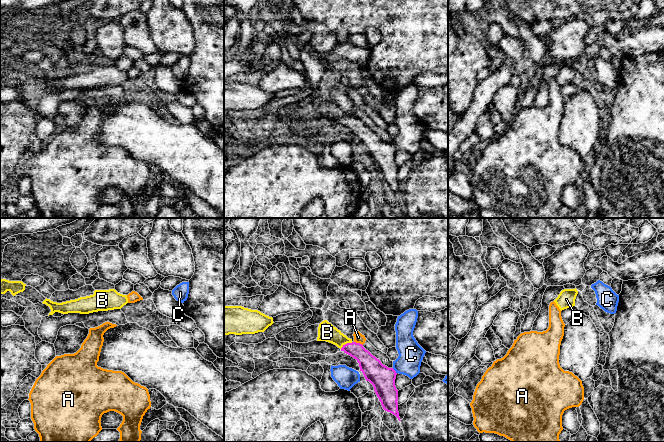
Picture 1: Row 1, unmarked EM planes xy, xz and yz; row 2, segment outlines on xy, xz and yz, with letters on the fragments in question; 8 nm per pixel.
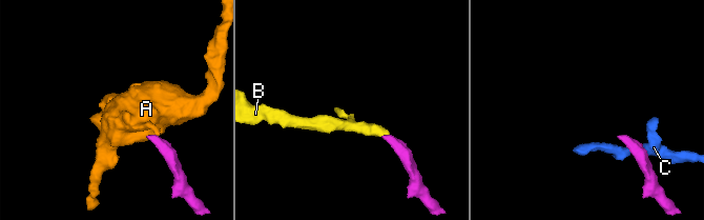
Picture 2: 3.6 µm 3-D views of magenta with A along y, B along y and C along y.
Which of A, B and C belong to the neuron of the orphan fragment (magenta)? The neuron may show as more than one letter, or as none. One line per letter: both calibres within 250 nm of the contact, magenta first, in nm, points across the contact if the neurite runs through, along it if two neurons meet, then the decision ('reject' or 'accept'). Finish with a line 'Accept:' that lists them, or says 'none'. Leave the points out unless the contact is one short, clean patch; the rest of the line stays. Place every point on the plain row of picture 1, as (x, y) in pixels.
A: 180 nm thick on the magenta side, 80 nm on the other; border along xz (354, 117), (362, 121); reject
B: 160 nm thick on the magenta side, 150 nm on the other; runs through xz (369, 141), (347, 119), (327, 108); accept
C: 200 nm thick on the magenta side, 200 nm on the other; border along xz (392, 144), (396, 149); reject
Accept: B

